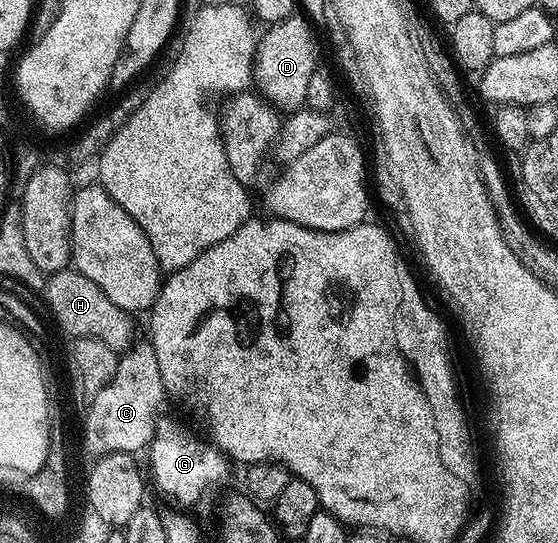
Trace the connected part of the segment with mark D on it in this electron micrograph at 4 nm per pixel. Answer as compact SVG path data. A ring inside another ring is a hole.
M293 16L271 23L265 34L259 35L256 56L252 60L251 81L268 106L280 112L299 110L307 103L310 76L318 69L313 27L304 16ZM284 110L284 111L283 111Z

